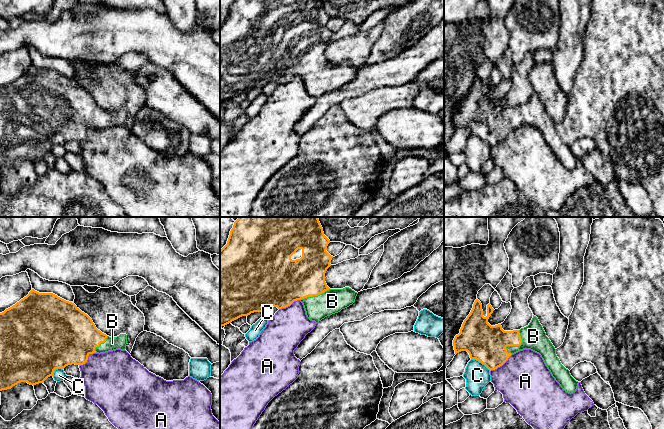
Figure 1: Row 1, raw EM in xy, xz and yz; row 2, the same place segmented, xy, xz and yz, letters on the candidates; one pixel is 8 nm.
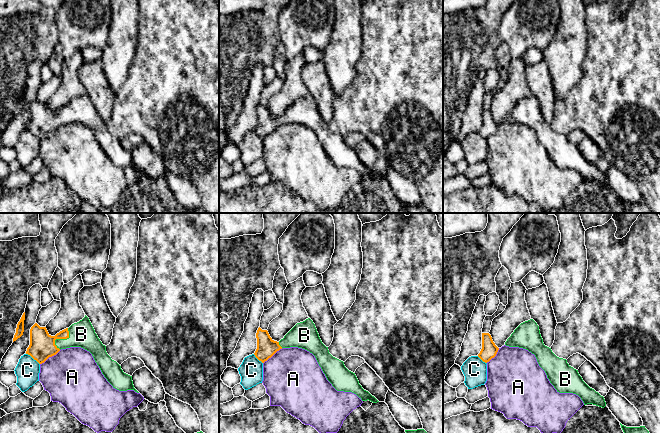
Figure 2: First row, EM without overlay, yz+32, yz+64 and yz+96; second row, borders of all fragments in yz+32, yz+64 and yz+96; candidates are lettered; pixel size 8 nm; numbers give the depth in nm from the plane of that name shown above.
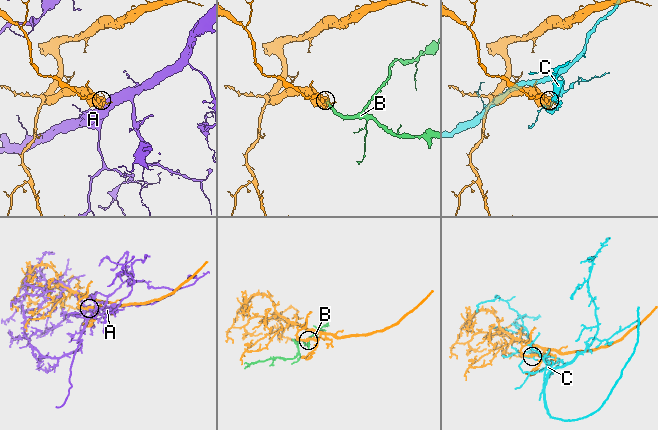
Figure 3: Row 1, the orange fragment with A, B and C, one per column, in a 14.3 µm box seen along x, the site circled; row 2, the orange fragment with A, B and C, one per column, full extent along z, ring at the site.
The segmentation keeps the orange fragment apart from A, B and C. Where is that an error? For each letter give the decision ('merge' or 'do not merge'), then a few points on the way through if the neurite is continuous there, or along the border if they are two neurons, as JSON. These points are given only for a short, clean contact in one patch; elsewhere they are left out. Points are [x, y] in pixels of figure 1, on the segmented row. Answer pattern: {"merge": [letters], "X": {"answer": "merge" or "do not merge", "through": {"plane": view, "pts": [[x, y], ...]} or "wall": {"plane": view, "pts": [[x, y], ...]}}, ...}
{"merge": ["B"], "A": {"answer": "do not merge"}, "B": {"answer": "merge"}, "C": {"answer": "do not merge"}}

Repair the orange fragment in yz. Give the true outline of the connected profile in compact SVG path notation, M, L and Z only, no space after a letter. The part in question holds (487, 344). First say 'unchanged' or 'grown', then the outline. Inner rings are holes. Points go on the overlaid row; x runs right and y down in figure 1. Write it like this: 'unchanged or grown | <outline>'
grown | M475 300L460 333L453 340L455 354L467 351L471 359L478 360L491 371L502 366L512 354L531 349L541 355L563 390L570 394L576 391L579 382L561 364L555 347L536 316L533 315L529 325L520 330L504 331L501 324L491 326L488 323L493 311L489 303L484 317L481 302Z

